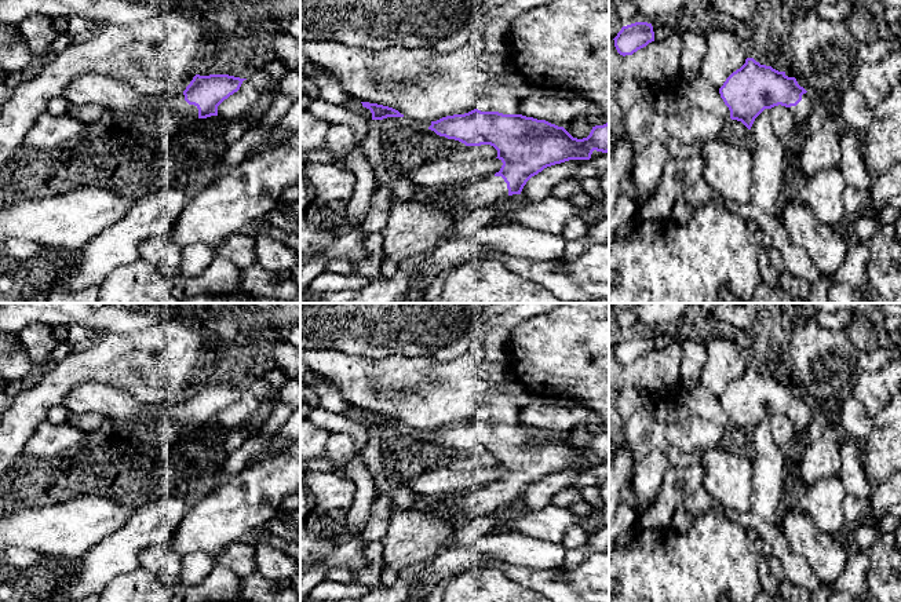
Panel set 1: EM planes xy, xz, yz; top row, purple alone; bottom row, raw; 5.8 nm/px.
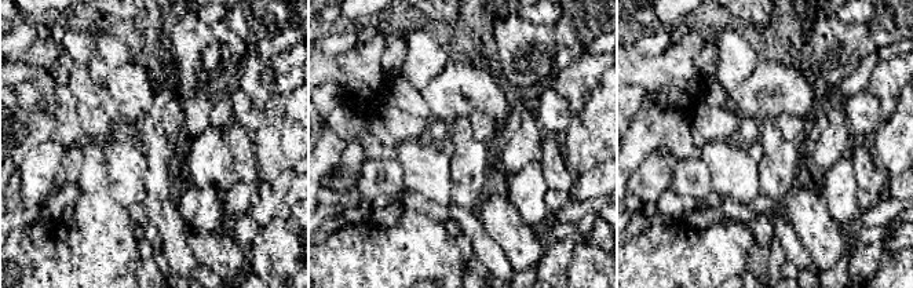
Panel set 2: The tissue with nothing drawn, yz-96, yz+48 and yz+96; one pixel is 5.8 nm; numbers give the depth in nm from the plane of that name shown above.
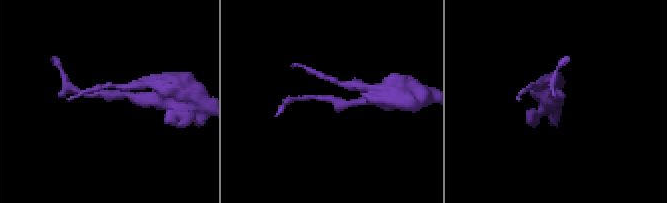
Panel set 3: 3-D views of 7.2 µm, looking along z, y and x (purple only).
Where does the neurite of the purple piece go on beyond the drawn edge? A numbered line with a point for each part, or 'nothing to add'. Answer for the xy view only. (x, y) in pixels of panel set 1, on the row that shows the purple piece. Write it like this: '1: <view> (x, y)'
1: xy (170, 121)

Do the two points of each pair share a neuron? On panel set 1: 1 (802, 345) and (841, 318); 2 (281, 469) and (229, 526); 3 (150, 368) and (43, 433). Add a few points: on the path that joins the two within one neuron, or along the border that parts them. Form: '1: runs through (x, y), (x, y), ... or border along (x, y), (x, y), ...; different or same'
1: border along (810, 317), (825, 328), (845, 331); different
2: runs through (267, 482), (237, 513); same
3: border along (46, 418), (25, 444); different

